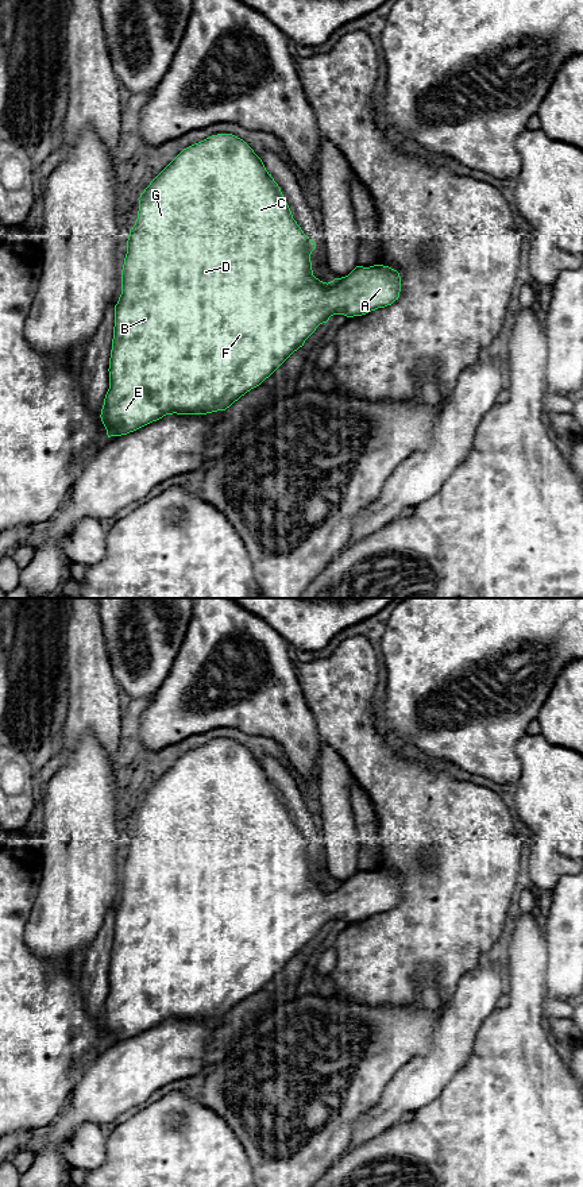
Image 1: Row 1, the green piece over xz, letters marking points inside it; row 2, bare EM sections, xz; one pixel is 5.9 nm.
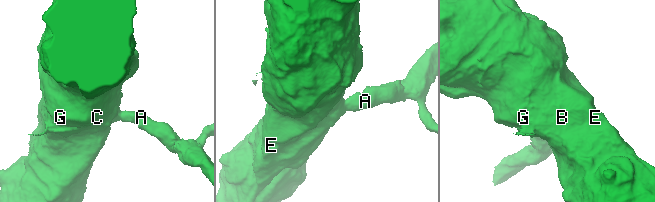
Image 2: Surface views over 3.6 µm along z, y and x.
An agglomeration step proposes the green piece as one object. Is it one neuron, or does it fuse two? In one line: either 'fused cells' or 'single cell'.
single cell

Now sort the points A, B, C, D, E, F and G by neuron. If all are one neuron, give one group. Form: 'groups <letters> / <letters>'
groups A B C D E F G

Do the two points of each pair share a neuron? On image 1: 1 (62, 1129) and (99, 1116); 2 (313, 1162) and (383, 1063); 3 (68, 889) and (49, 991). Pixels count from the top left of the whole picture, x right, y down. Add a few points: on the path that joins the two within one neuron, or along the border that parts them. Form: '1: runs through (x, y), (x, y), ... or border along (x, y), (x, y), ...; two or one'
1: runs through (72, 1120), (76, 1116), (89, 1116); one
2: runs through (320, 1137), (342, 1116), (344, 1102), (359, 1087); one
3: border along (27, 947), (56, 967), (68, 967), (81, 955); two

